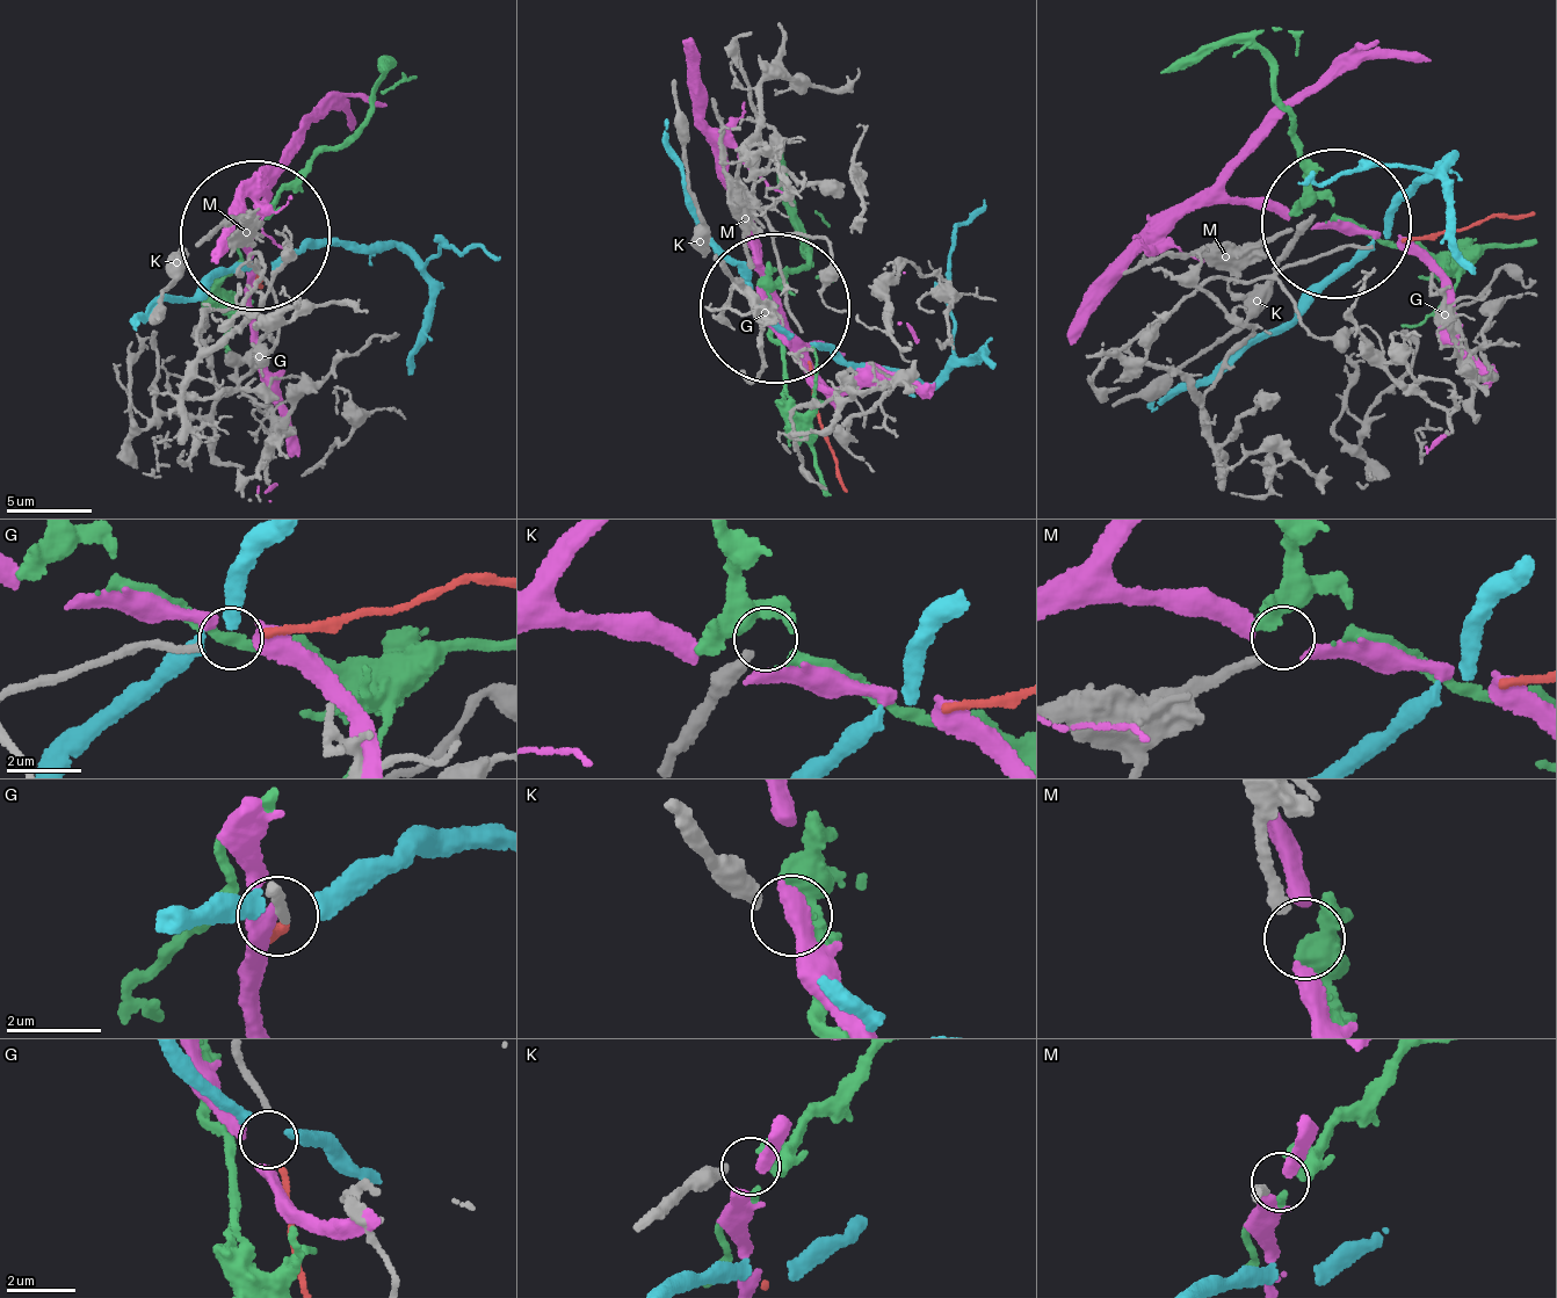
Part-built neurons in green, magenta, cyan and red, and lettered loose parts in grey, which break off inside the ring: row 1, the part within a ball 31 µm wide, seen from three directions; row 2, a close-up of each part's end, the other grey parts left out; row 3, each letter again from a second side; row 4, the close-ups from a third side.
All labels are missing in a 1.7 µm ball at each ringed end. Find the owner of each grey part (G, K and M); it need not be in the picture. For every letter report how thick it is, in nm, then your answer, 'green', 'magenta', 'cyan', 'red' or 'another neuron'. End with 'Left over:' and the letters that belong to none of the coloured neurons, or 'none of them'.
G: 180 nm thick; red
K: 360 nm thick; another neuron
M: 280 nm thick; green
Left over: K

